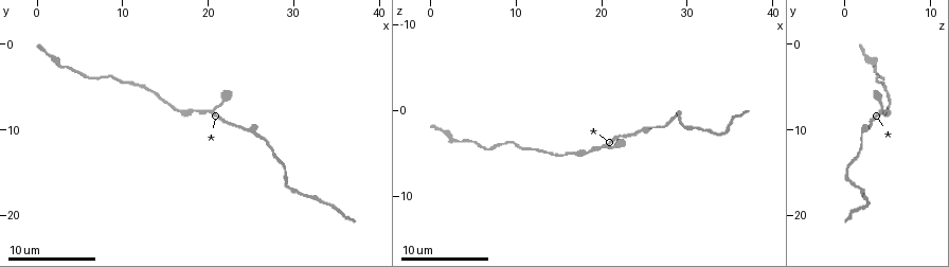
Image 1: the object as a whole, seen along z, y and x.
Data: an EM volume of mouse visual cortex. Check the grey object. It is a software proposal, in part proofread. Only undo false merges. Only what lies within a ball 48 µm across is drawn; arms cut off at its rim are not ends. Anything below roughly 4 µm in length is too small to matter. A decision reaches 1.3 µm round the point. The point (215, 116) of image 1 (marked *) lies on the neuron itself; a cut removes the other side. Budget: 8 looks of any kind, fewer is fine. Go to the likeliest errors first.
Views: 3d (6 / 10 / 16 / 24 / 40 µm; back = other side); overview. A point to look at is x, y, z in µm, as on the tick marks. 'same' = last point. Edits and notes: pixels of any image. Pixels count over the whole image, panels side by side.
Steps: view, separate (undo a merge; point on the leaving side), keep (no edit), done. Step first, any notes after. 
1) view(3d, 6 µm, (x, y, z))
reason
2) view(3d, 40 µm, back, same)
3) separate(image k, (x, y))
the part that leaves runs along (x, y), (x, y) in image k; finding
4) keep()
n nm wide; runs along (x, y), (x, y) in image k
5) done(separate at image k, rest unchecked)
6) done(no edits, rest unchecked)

view(3d, 10 µm, (25.8, 10.6, 1.6))
sudden change in width

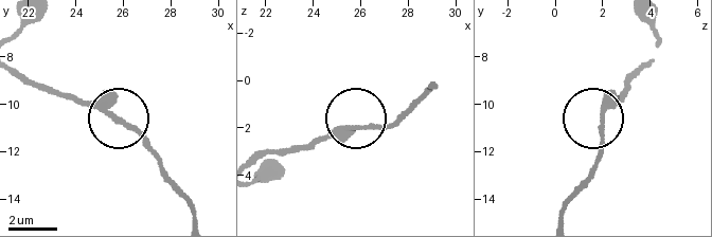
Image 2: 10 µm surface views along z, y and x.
keep()
runs along (256, 162), (274, 150), (299, 150), (360, 126), (394, 122) in image 2; continuous, no second neuron

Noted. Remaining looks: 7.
view(3d, 10 µm, (34.0, 18.4, 3.0))
thin neck

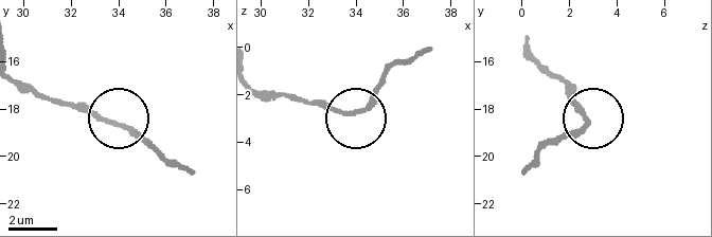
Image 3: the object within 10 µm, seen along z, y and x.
keep()
runs along (555, 76), (591, 119), (539, 153) in image 3; all the same neuron

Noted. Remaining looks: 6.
view(3d, 6 µm, (28.8, 15.8, 0.0))
calibre changes

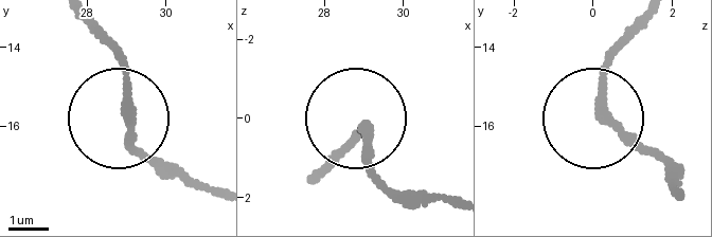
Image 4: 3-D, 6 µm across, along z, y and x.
keep()
runs along (315, 174), (362, 130), (369, 163), (403, 201) in image 4; all the same neuron

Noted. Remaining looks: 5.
view(3d, 10 µm, (16.6, 7.8, 5.0))
sudden change in width

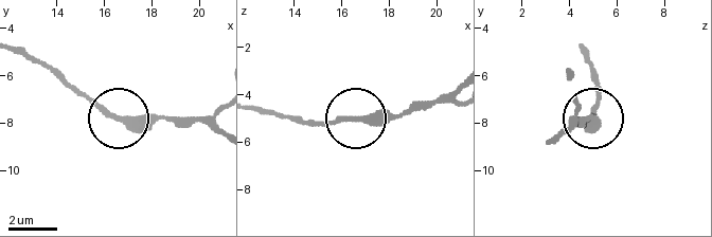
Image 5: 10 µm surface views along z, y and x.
keep()
one neuron here

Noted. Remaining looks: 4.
done(no edits, rest unchecked)

